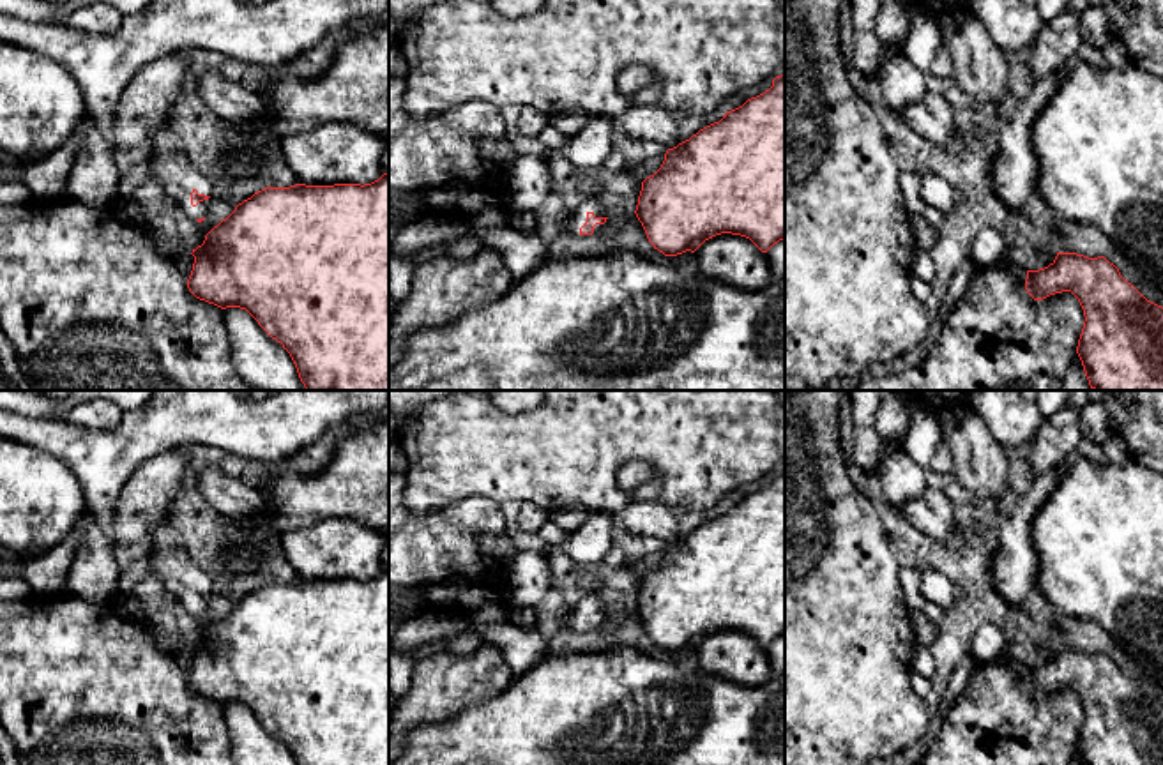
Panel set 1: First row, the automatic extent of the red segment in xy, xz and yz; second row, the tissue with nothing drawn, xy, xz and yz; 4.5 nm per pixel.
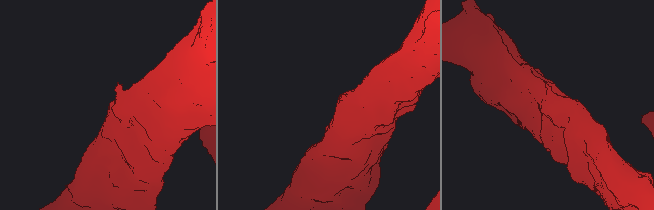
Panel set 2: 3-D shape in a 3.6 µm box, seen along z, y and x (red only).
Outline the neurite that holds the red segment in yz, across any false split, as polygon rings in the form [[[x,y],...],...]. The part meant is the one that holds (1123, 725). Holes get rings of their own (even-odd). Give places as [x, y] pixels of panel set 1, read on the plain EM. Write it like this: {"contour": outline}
{"contour": [[[1057,648],[1048,663],[1027,666],[1025,685],[1034,696],[1062,687],[1071,687],[1078,694],[1085,717],[1076,749],[1083,765],[1163,765],[1163,703],[1147,696],[1105,652],[1089,654],[1076,648]]]}

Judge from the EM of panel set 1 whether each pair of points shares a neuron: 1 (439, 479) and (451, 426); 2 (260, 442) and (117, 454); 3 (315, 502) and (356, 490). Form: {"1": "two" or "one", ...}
{"1": "one", "2": "one", "3": "one"}

